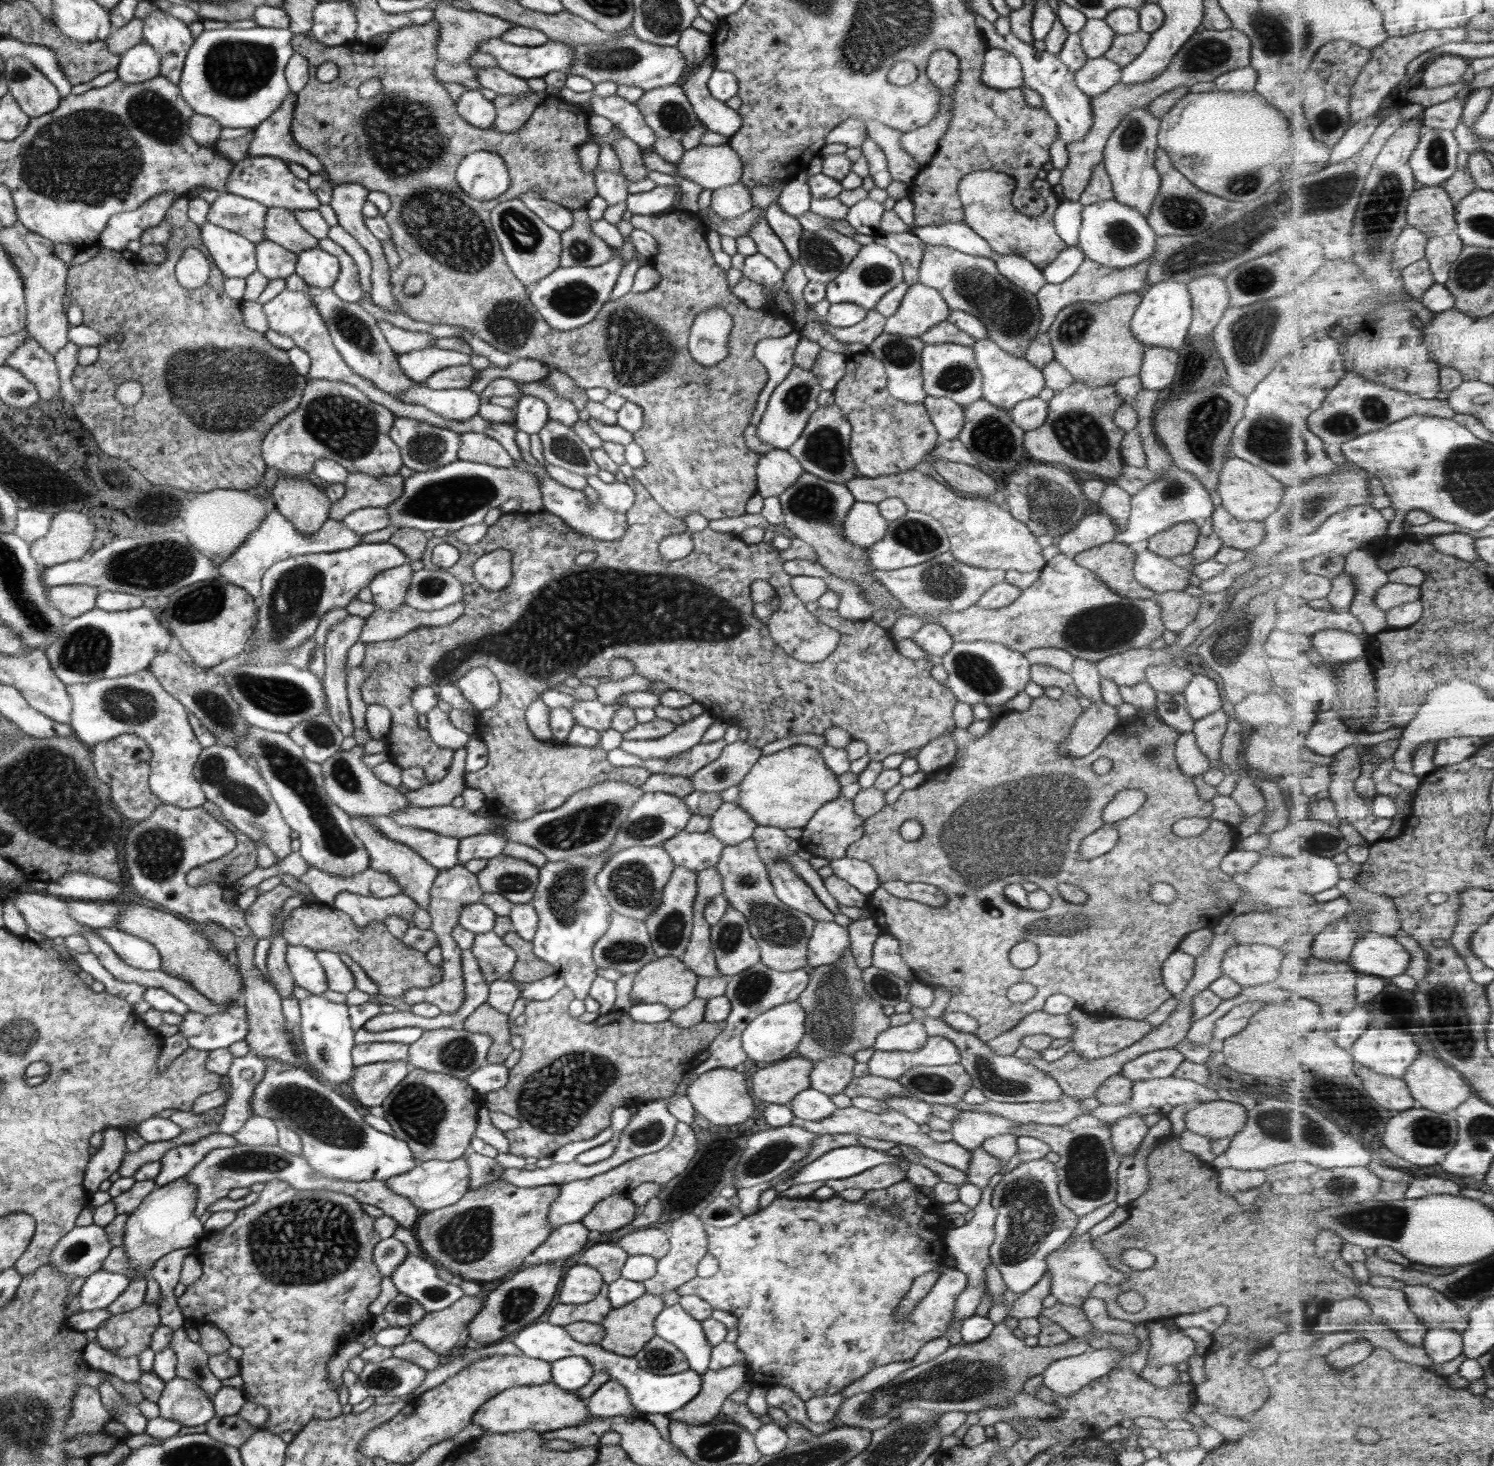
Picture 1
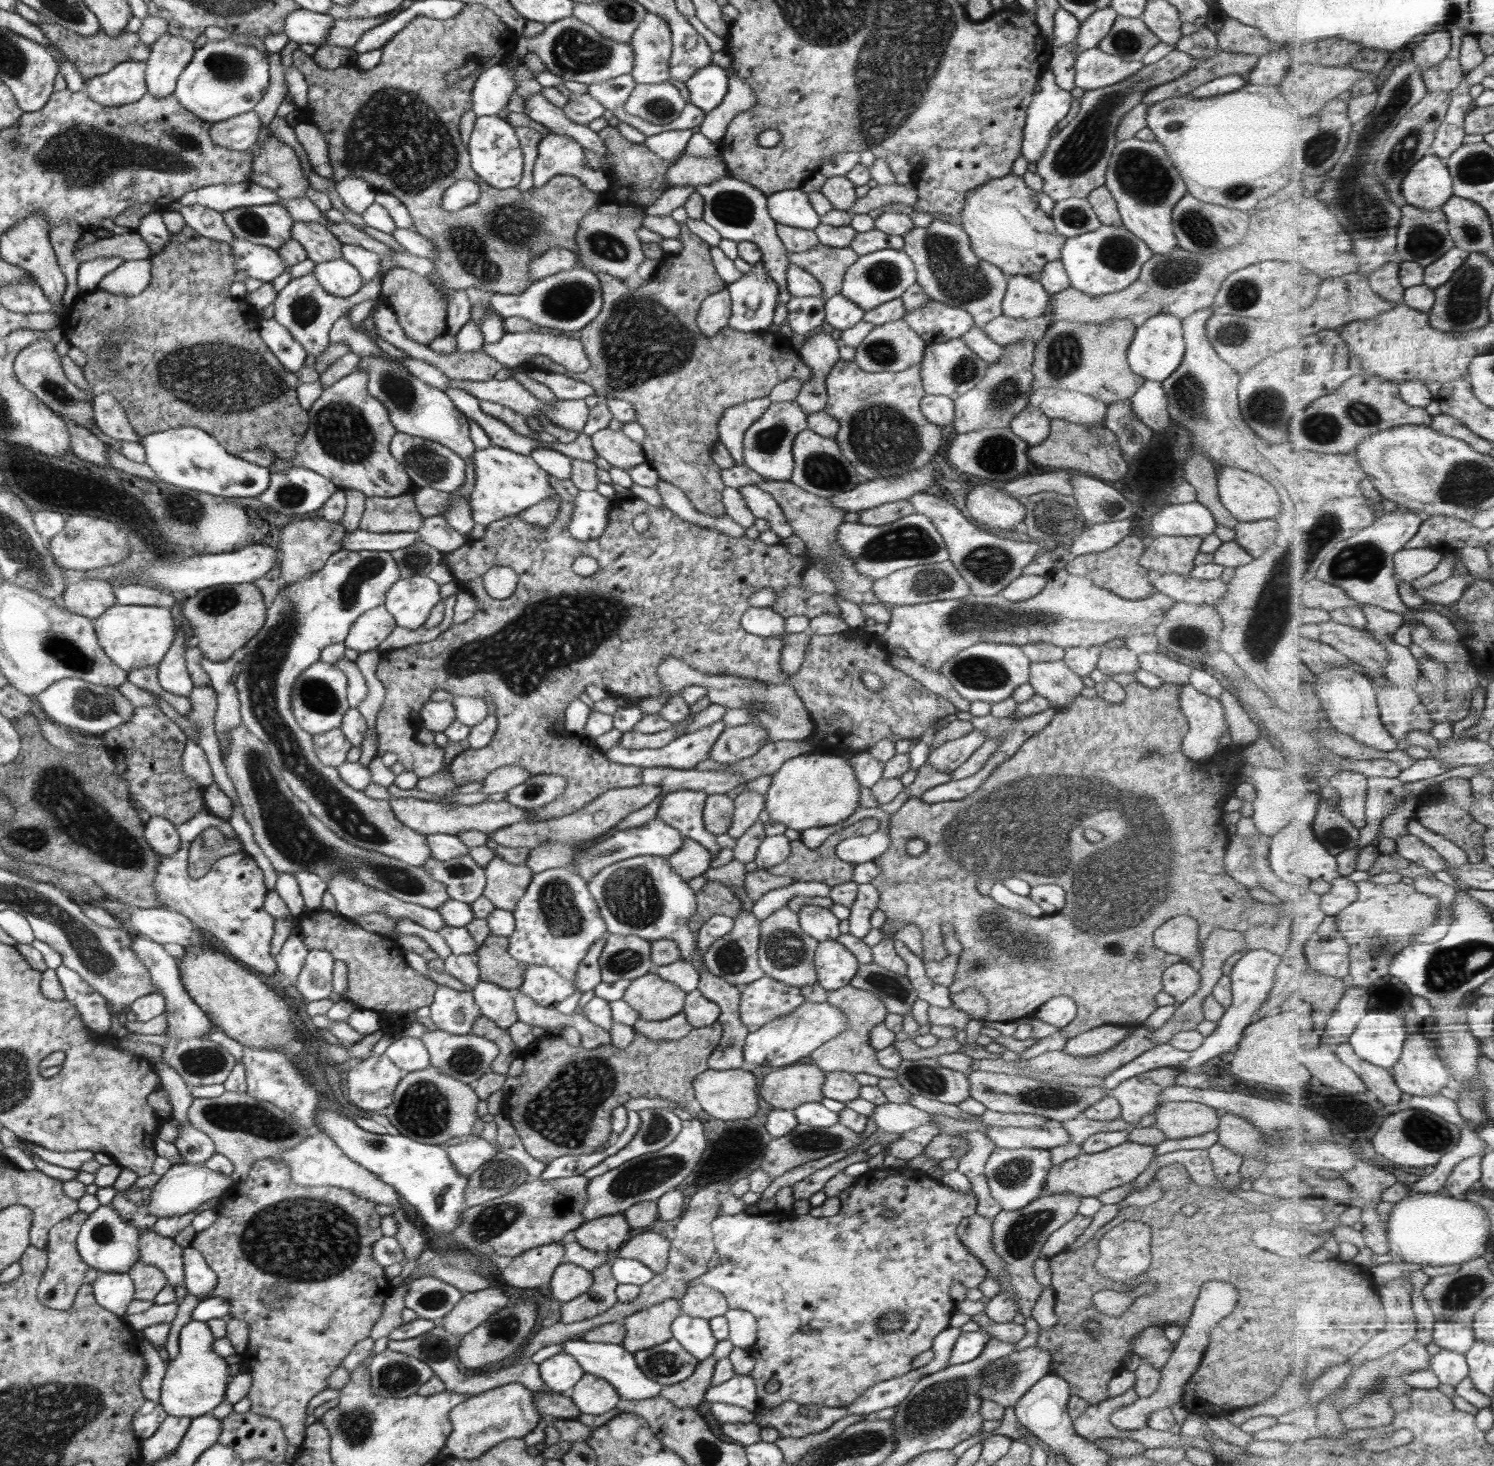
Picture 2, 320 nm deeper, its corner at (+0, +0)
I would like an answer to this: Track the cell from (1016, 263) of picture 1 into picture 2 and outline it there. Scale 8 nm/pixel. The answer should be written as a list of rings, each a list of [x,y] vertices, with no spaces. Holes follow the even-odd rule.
[[[1012,275],[1007,279],[1007,290],[1002,312],[1010,318],[1036,318],[1047,312],[1050,294],[1028,275]]]

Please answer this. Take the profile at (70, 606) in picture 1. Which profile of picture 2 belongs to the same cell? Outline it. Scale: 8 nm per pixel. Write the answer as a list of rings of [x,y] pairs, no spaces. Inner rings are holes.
[[[86,578],[77,583],[67,583],[67,589],[61,596],[61,605],[66,610],[81,614],[89,619],[98,618],[108,608],[116,604],[114,588],[106,580]]]

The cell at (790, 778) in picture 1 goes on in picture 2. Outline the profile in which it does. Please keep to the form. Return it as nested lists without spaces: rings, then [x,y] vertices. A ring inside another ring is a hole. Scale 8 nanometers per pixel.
[[[814,754],[800,755],[790,758],[784,762],[784,765],[778,769],[778,772],[772,775],[772,783],[770,789],[765,794],[765,809],[768,811],[770,818],[785,824],[787,828],[792,830],[830,826],[838,824],[842,820],[846,820],[854,814],[854,811],[859,808],[860,800],[860,785],[852,766],[840,754]]]

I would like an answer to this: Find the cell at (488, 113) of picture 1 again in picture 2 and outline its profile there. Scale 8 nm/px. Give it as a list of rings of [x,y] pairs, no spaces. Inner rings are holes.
[[[477,116],[470,140],[467,142],[471,169],[481,178],[484,186],[505,189],[520,184],[523,173],[523,156],[515,128],[505,119],[496,116]]]

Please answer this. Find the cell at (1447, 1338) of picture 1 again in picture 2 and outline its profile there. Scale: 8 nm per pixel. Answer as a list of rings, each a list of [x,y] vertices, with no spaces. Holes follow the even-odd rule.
[[[1442,1348],[1433,1357],[1433,1371],[1440,1377],[1444,1384],[1457,1387],[1470,1377],[1471,1366],[1466,1354]]]

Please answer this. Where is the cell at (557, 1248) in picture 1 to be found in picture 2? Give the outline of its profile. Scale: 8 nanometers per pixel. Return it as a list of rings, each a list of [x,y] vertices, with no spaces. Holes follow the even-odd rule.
[[[561,1243],[546,1244],[525,1251],[513,1258],[509,1266],[501,1271],[502,1278],[512,1288],[536,1288],[551,1282],[556,1268],[565,1262]]]

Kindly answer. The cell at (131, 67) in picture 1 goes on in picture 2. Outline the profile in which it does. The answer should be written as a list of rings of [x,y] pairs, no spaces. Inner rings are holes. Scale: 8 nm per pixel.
[[[121,62],[106,74],[85,79],[82,91],[104,106],[128,105],[147,92],[145,70],[145,62]]]

